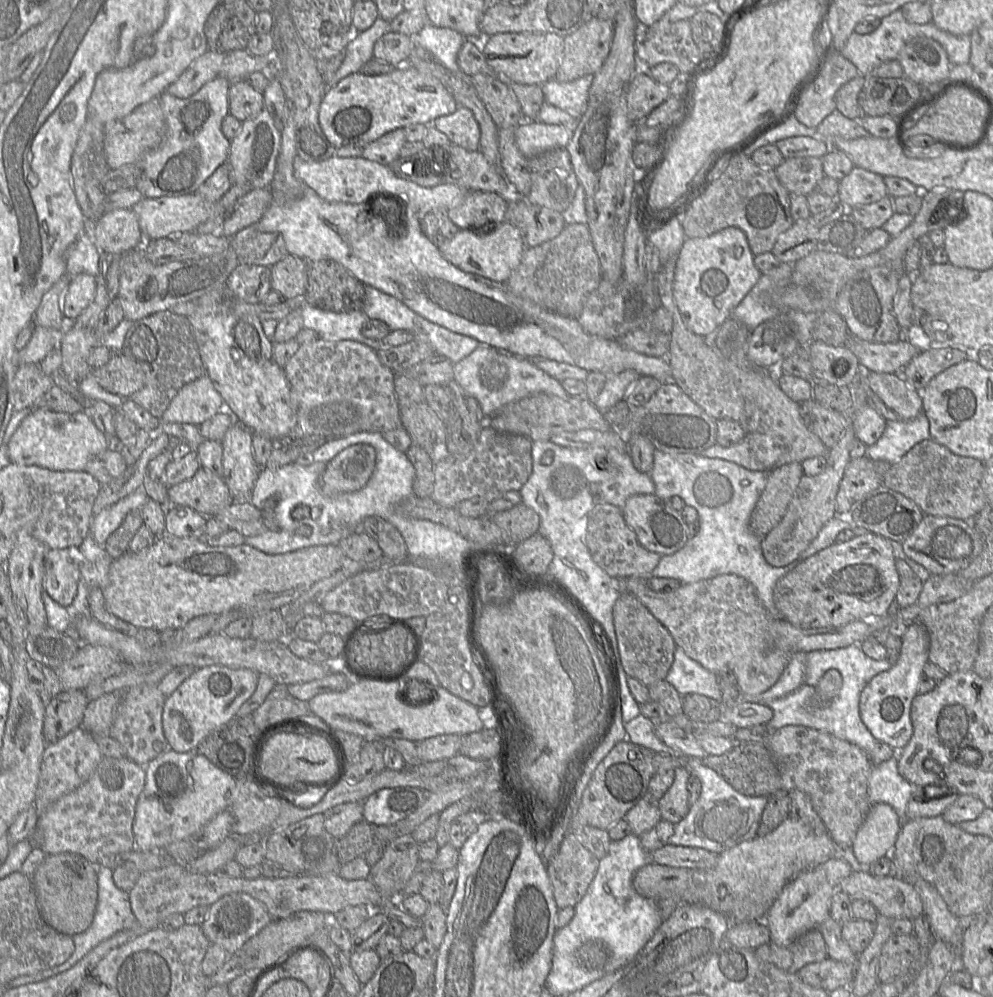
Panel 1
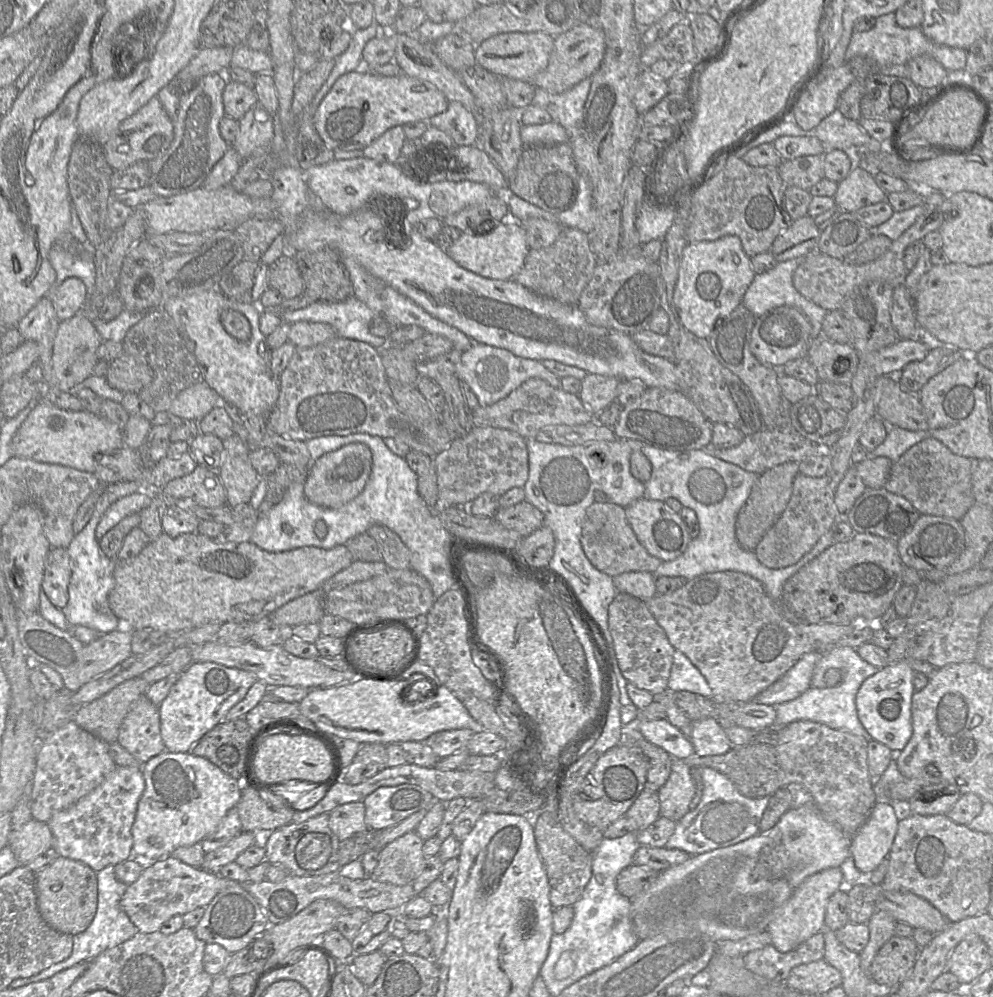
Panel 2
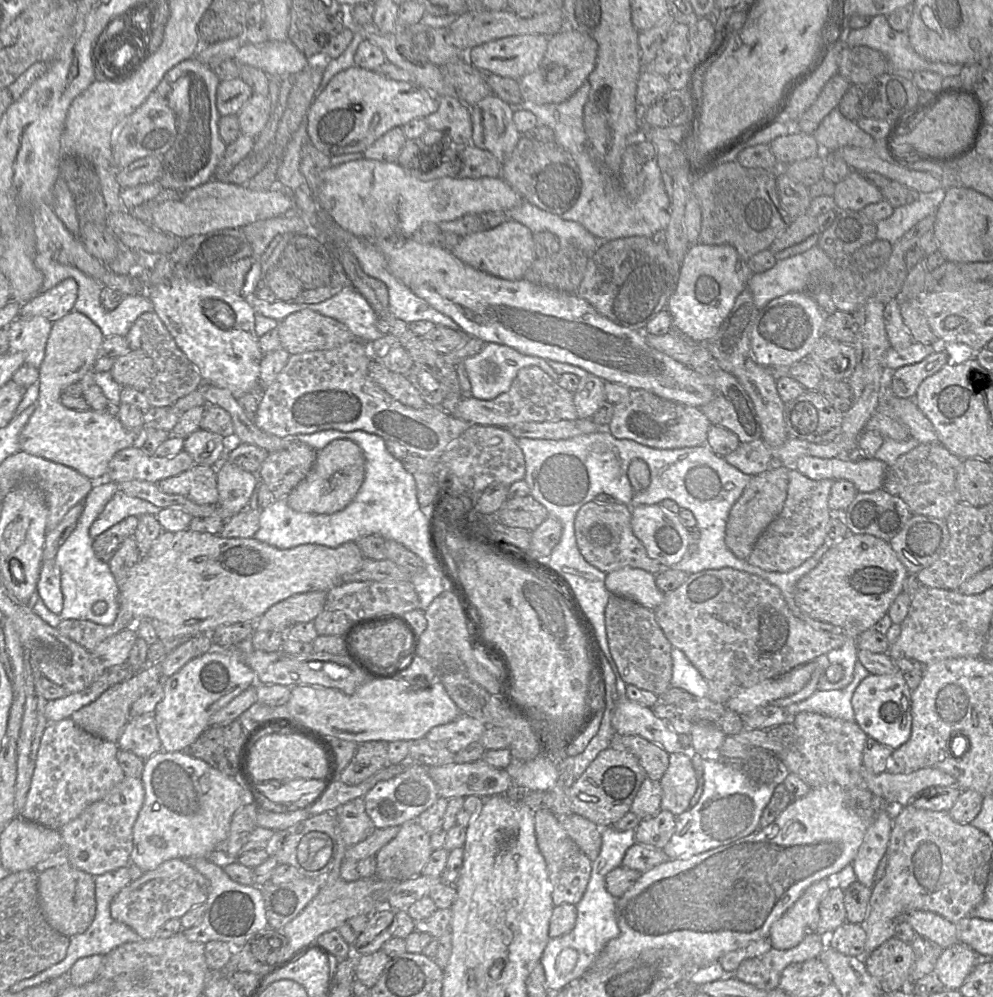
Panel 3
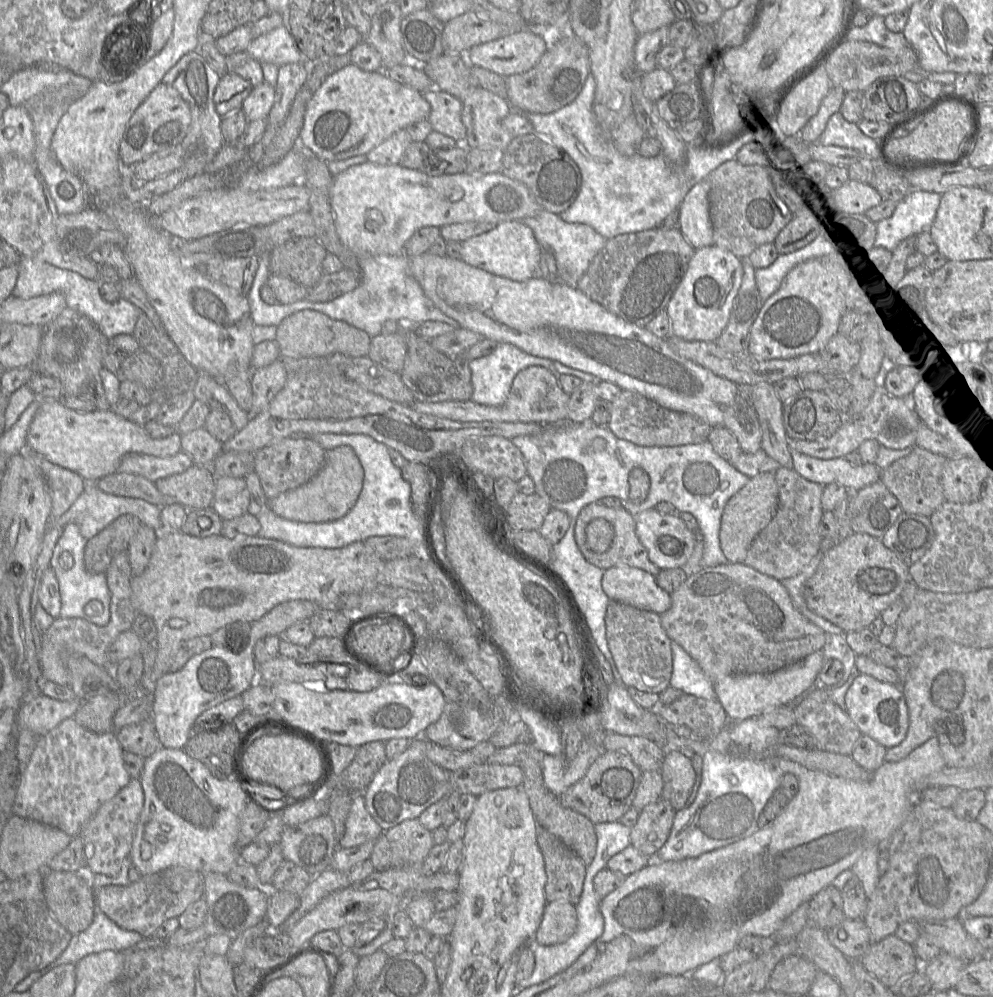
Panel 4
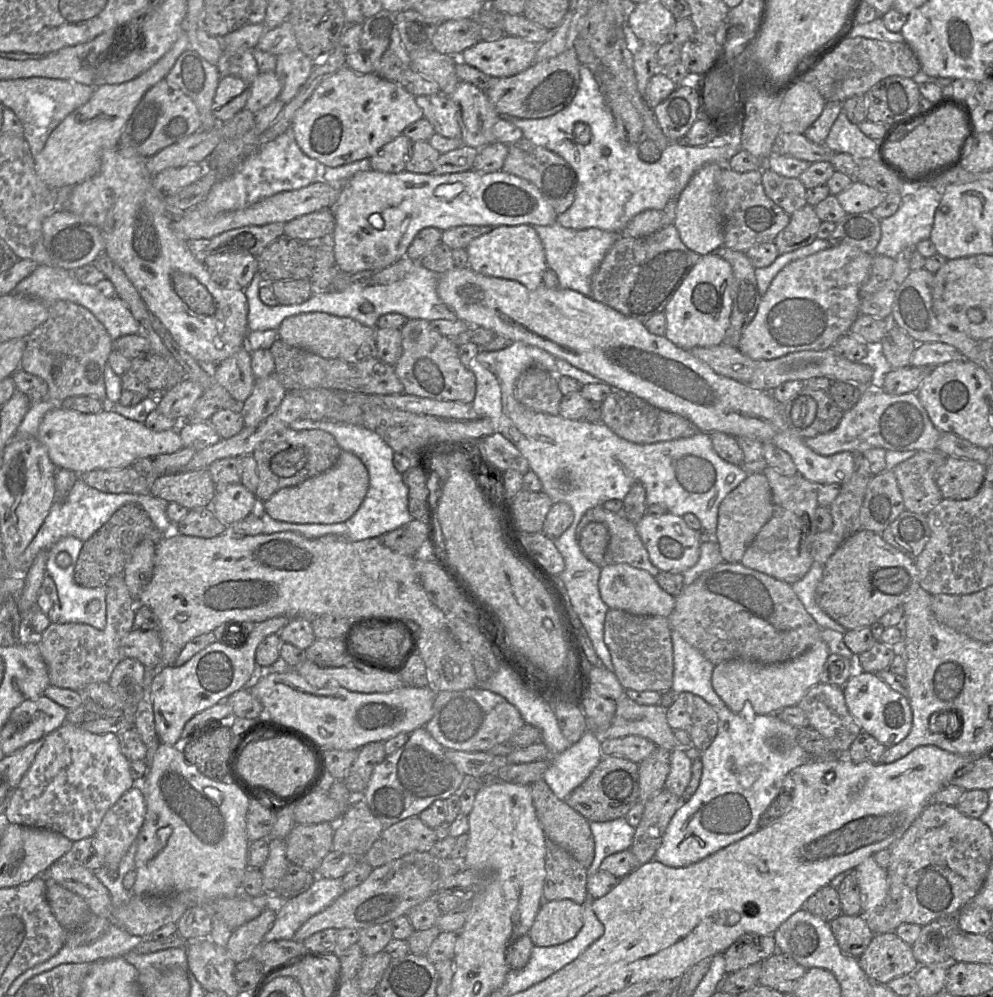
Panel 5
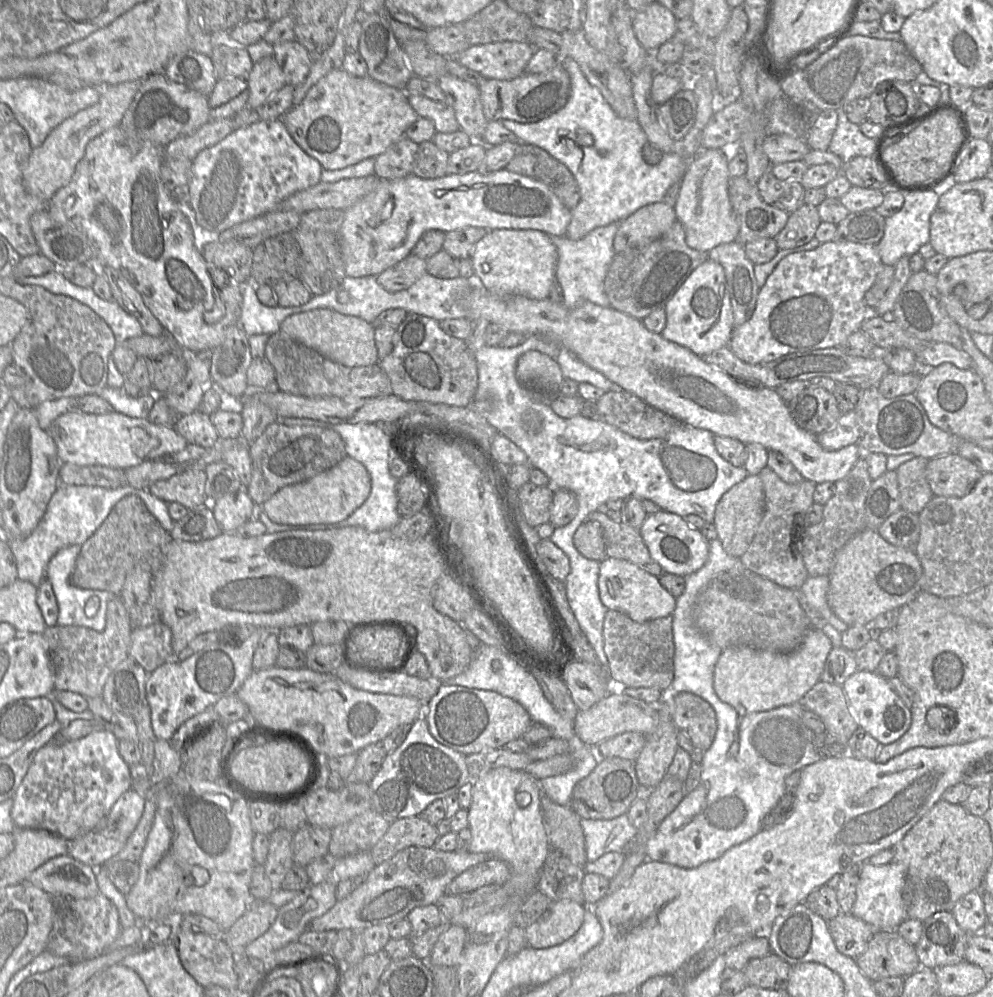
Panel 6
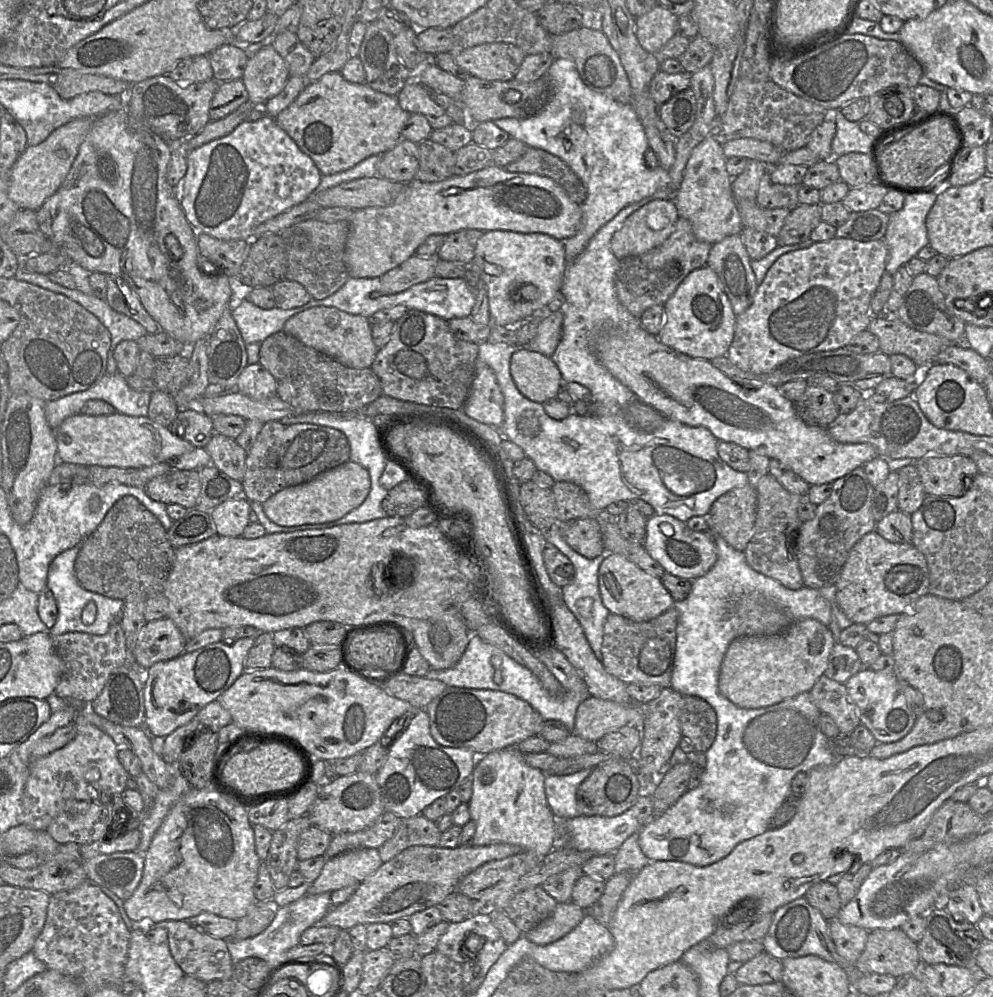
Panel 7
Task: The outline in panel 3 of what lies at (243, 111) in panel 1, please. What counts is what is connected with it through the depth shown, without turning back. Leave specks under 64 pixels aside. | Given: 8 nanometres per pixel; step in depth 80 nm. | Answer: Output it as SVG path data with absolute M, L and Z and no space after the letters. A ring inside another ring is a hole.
M240 77L221 81L216 93L218 112L221 116L238 115L253 93L251 86Z

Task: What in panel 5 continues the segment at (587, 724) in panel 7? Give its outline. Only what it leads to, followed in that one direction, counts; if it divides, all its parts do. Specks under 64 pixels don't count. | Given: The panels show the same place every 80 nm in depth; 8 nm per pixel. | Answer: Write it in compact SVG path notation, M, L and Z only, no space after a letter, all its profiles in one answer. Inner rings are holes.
M624 695L618 700L616 711L609 727L602 730L588 730L588 731L593 731L600 742L606 739L622 738L626 736L641 736L652 741L657 747L661 747L663 749L669 750L670 752L672 752L673 750L681 750L685 752L691 747L694 747L692 744L692 741L691 741L691 744L689 745L683 745L676 739L676 737L674 736L673 730L670 728L670 726L667 723L666 710L663 709L659 704L641 705L636 703L626 695Z

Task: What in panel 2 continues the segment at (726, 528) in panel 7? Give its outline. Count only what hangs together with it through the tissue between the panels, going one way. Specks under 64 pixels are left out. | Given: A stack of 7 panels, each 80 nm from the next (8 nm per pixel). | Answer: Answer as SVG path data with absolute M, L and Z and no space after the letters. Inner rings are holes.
M786 462L758 475L735 522L735 536L743 549L754 551L764 534L781 516L791 497L793 481L798 473L798 462Z

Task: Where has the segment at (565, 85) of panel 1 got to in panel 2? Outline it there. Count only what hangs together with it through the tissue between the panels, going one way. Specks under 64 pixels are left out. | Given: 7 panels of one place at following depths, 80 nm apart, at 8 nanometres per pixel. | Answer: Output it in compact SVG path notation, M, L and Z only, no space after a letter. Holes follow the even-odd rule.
M591 77L561 94L552 94L543 88L536 88L532 105L546 110L552 122L560 124L566 130L570 142L576 137L576 128L582 117L590 87Z

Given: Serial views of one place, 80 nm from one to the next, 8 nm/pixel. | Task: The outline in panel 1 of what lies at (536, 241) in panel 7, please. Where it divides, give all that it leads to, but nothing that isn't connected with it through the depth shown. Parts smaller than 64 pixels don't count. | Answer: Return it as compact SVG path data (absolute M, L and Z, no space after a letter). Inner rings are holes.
M508 221L495 223L492 228L483 225L475 230L460 229L453 238L445 240L440 247L442 255L459 269L483 276L495 282L506 283L521 262L527 248L521 231Z

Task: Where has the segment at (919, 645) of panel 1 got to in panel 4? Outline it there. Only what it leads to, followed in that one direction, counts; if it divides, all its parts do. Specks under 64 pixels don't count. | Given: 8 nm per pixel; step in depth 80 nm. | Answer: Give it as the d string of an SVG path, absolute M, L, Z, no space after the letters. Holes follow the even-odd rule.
M860 673L845 695L845 711L863 735L867 735L886 749L900 744L909 727L908 707L900 686L882 682Z

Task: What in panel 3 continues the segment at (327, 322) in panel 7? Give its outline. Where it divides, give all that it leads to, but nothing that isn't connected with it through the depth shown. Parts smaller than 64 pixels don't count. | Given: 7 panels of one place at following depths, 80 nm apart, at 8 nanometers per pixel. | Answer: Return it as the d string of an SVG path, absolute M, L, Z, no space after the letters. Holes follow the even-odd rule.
M304 309L279 322L280 344L290 355L329 350L356 340L343 323Z

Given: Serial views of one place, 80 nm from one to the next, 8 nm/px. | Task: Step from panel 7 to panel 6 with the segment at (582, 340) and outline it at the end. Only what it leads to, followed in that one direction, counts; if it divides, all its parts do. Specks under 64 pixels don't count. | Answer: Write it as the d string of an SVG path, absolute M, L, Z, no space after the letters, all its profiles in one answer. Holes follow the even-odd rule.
M614 222L607 226L595 228L585 237L576 241L565 236L551 237L558 253L555 280L561 287L563 304L566 308L573 309L586 301L601 307L610 307L604 291L604 279L615 256L613 240L620 223ZM560 347L559 355L552 357L552 359L558 363L564 379L568 378L577 383L589 383L605 393L622 390L622 388L612 383L600 372L583 363L564 347Z

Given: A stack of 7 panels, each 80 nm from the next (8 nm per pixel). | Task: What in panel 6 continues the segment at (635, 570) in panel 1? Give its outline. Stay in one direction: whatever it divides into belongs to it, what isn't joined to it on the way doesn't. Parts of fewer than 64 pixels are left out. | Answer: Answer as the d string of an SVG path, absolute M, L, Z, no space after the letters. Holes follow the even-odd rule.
M603 511L590 513L586 520L598 521L603 529L606 556L629 561L654 576L661 576L663 570L649 554L638 530L610 519Z

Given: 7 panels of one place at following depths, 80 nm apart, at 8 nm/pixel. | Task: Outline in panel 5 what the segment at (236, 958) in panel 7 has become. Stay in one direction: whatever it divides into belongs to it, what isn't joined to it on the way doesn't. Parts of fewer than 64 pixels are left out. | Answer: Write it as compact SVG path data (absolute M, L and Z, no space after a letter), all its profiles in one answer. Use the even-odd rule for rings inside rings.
M315 874L308 890L279 905L276 920L263 942L292 940L306 921L330 906L344 892L341 878L322 878Z

